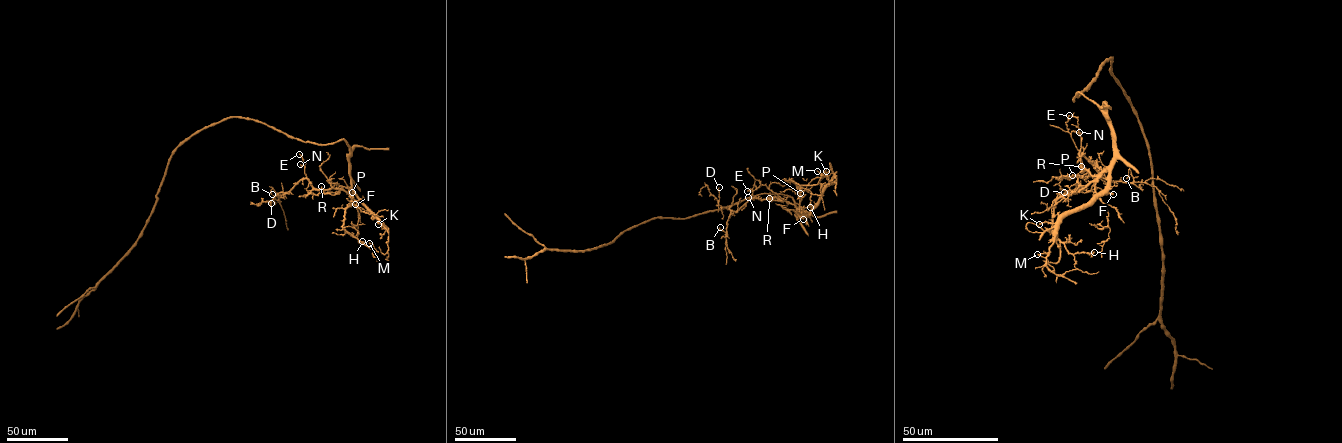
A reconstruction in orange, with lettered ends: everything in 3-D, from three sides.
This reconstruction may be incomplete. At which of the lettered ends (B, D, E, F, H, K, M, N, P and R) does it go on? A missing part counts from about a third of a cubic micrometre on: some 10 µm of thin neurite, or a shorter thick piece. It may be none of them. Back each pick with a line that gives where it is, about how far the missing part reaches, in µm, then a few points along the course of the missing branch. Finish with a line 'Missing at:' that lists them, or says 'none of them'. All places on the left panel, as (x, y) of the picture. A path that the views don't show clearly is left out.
M: at (369, 243); about 10 µm are missing
Missing at: M

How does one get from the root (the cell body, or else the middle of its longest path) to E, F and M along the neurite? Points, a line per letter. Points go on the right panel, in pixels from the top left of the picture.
E: (1107, 118), (1113, 161), (1097, 175), (1092, 175), (1082, 170), (1079, 150), (1066, 127), (1069, 115)
F: (1107, 118), (1113, 161), (1101, 174), (1095, 190), (1113, 194)
M: (1107, 118), (1113, 161), (1096, 179), (1056, 201), (1051, 230), (1060, 242), (1059, 260), (1050, 263), (1037, 254)

